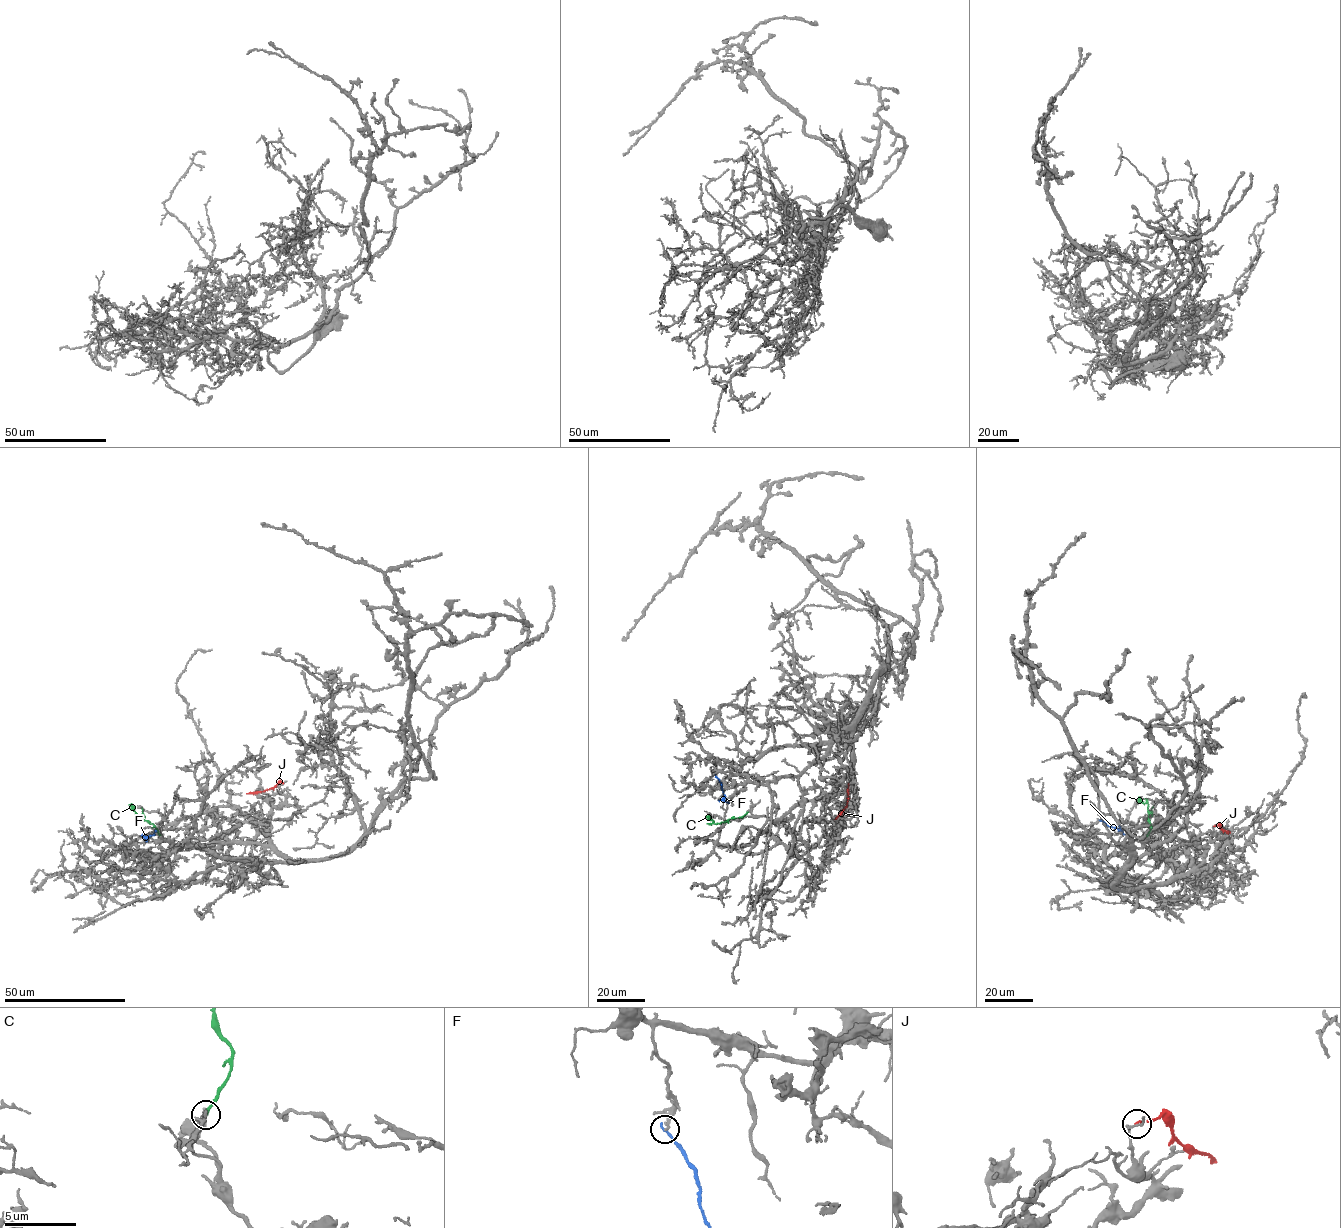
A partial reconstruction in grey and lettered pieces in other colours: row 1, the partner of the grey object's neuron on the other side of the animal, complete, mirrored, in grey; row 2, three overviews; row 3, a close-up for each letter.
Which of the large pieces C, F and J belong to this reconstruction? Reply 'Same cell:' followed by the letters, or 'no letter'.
Same cell: C

